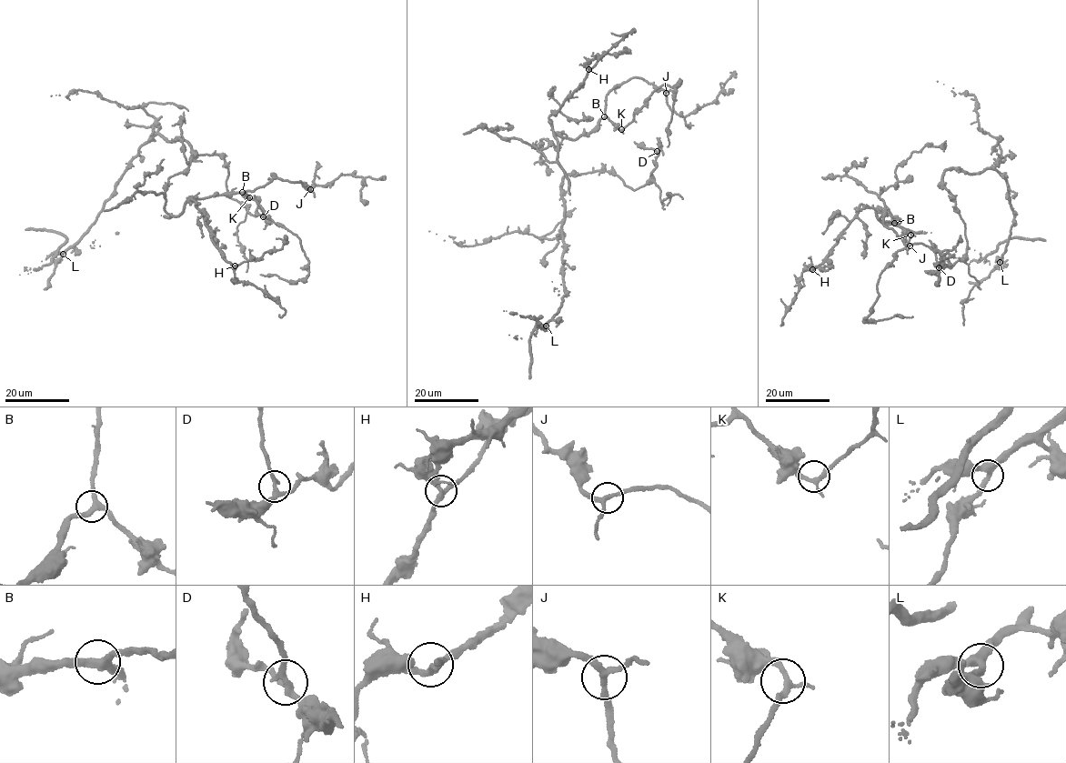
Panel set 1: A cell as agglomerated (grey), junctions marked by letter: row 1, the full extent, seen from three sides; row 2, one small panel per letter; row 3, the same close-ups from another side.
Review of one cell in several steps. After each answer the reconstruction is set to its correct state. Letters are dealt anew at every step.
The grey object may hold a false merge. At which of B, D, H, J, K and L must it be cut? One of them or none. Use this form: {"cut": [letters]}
{"cut": []}

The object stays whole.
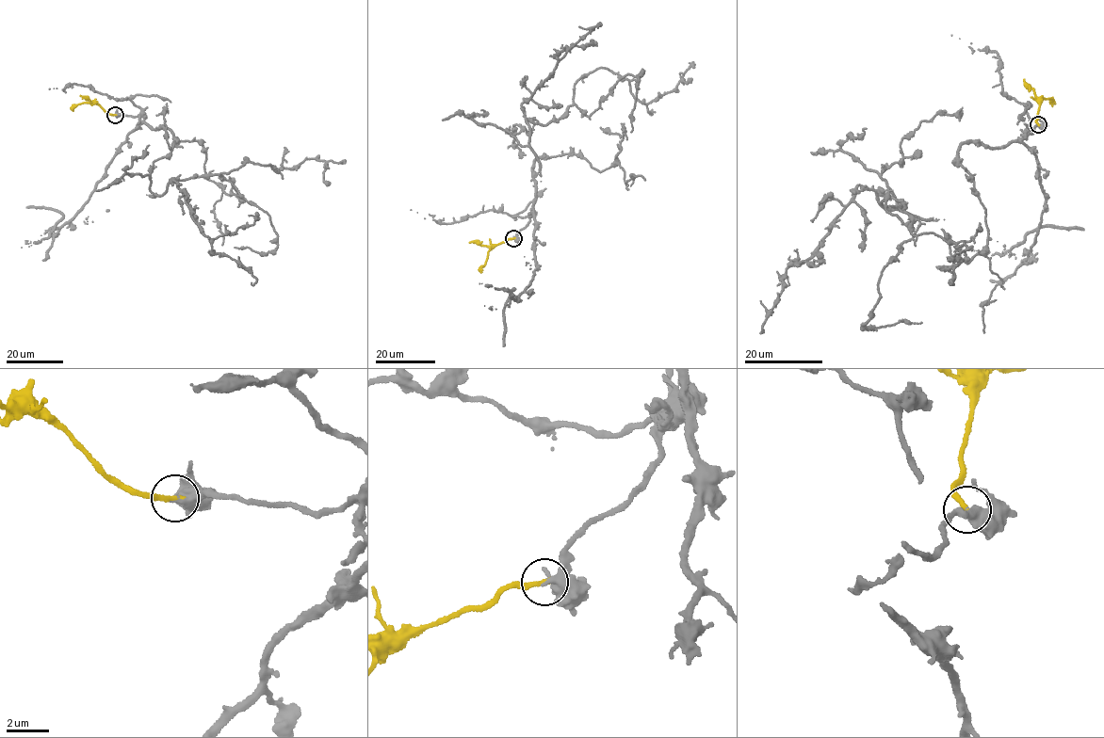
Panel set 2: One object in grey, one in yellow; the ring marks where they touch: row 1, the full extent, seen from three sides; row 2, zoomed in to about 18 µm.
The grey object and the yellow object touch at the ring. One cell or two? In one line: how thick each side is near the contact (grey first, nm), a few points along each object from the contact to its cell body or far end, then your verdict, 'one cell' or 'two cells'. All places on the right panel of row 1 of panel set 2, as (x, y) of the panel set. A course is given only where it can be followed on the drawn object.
calibres 480 and 240 nm; course grey (1038, 125), (1002, 147), (961, 144), (988, 234), (967, 263), (941, 229), (859, 185), (787, 268), (763, 329); course yellow (1038, 125), (1035, 122), (1039, 101), (1050, 98), (1055, 104); one cell

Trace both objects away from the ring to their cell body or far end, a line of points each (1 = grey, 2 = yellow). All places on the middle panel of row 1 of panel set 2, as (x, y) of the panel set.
1: (513, 238), (535, 160), (601, 171), (621, 150), (575, 104), (541, 125), (521, 104), (597, 27)
2: (513, 238), (491, 247), (480, 273)

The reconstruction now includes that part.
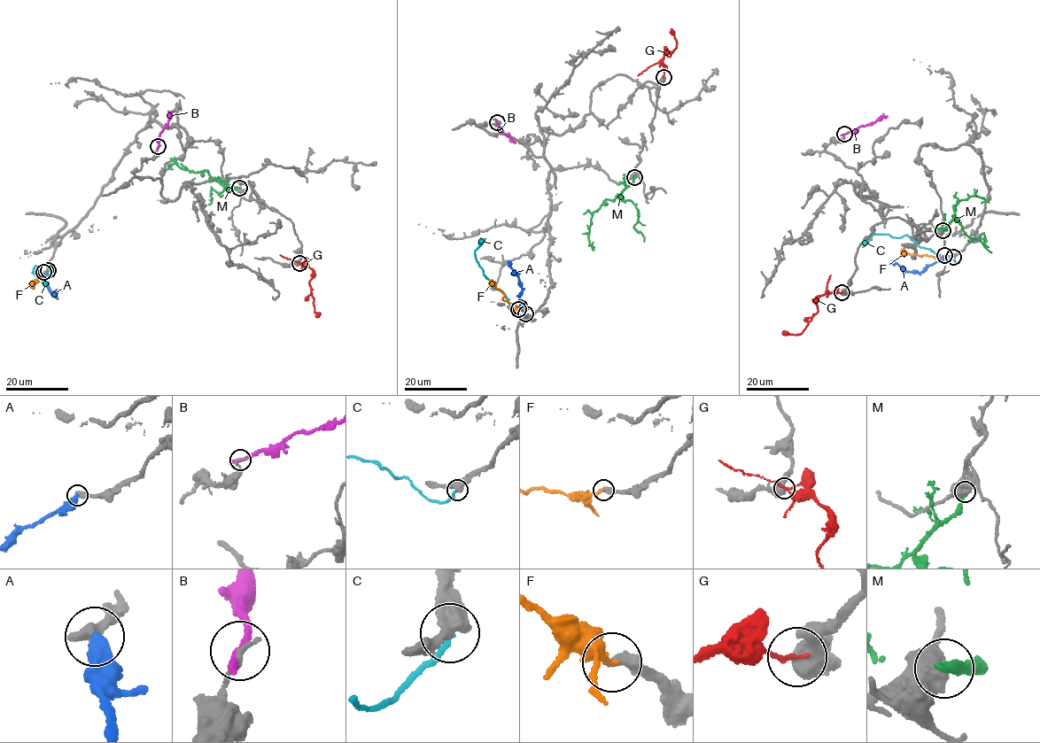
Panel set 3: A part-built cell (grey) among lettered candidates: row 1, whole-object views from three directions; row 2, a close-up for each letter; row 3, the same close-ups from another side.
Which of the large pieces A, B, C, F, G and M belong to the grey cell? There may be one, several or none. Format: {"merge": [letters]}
{"merge": ["A", "F"]}

